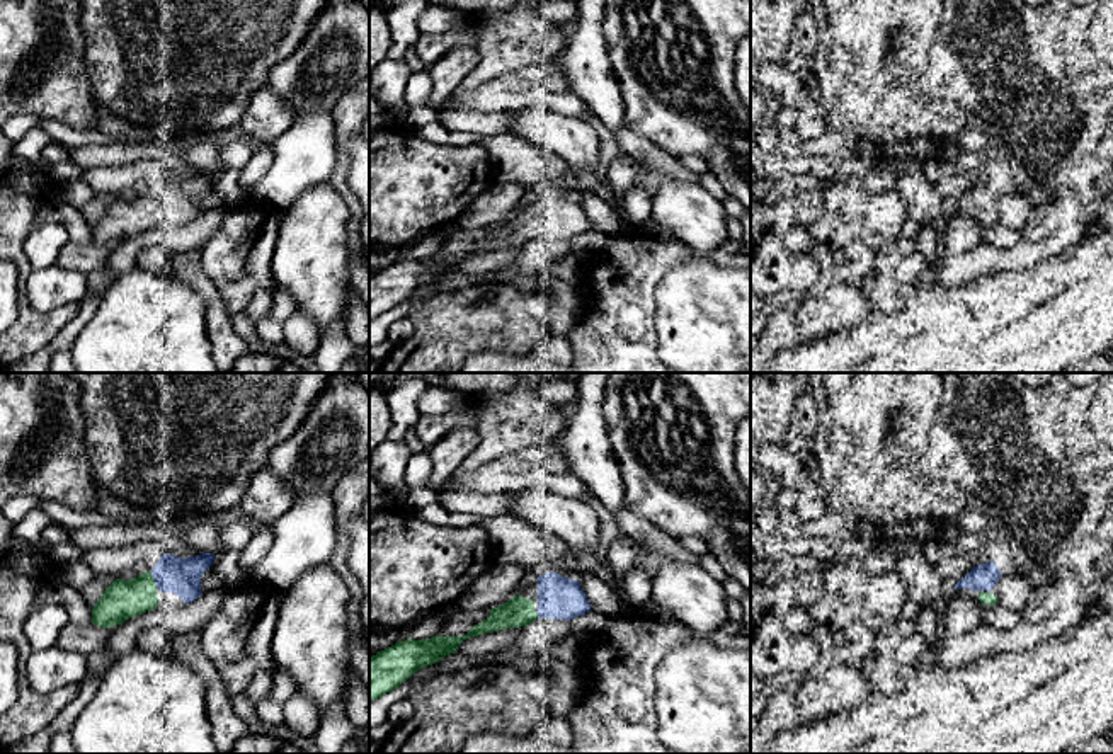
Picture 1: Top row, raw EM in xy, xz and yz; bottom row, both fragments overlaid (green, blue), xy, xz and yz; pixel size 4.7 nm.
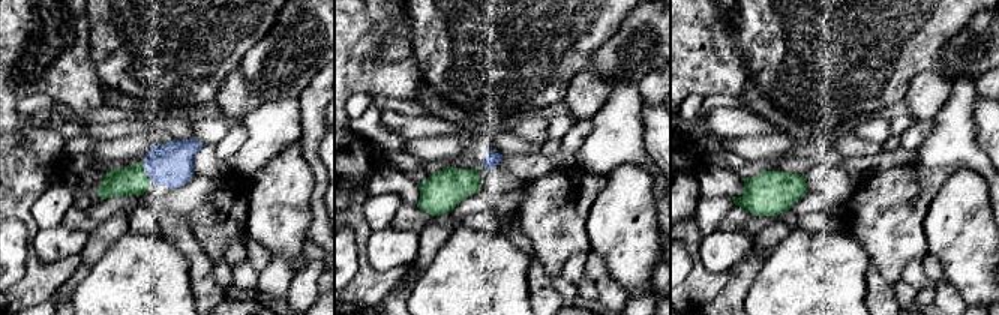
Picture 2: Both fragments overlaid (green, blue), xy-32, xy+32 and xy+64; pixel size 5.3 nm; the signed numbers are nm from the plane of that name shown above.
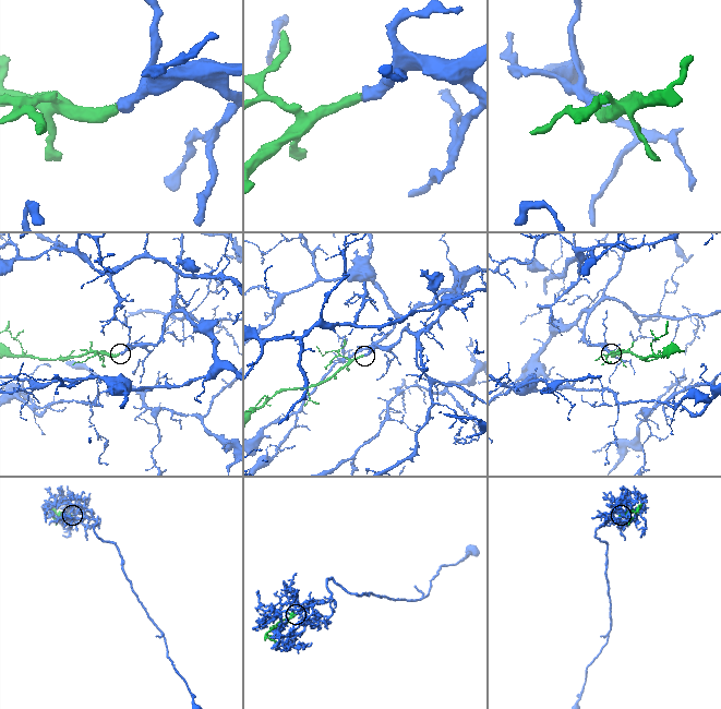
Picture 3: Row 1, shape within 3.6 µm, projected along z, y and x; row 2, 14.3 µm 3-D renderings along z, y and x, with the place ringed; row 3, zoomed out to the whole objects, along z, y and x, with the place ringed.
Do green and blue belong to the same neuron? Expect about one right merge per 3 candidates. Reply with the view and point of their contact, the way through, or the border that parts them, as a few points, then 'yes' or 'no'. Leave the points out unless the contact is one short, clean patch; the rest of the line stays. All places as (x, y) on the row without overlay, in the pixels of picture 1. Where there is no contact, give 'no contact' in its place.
meets green in xy at (154, 199); yes

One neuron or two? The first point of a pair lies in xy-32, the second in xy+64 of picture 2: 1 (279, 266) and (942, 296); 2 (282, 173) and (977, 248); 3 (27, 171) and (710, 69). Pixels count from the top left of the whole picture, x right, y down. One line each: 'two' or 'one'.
1: one
2: one
3: one

